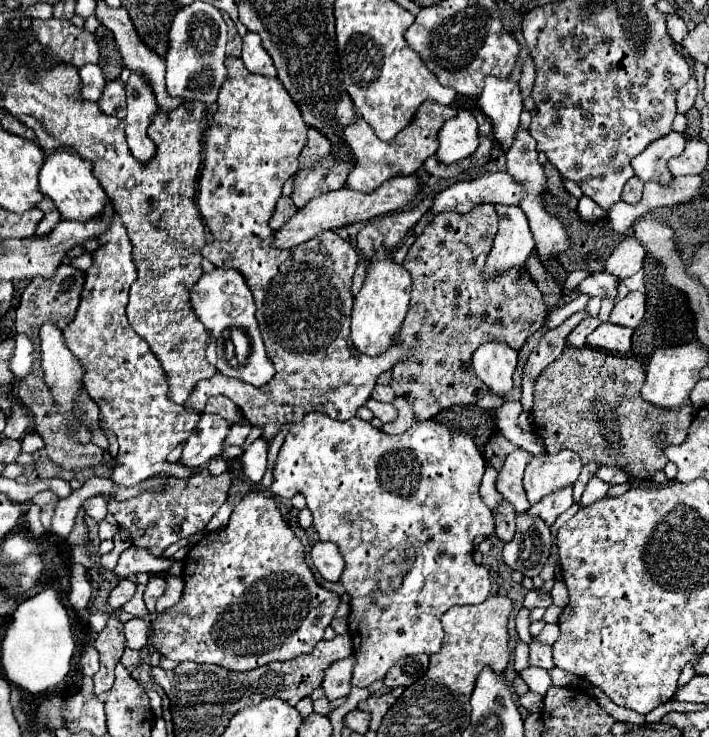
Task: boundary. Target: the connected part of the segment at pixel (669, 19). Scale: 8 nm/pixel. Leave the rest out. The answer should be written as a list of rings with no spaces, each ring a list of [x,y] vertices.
[[[666,14],[666,26],[668,26],[668,34],[676,40],[676,44],[680,44],[682,38],[688,34],[688,28],[678,14]]]

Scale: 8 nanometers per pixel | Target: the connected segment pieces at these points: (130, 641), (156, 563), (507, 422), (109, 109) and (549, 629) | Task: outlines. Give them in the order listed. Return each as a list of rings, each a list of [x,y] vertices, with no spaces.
[[[132,618],[124,623],[126,646],[130,646],[132,650],[142,650],[148,644],[148,634],[148,624],[142,618]]]
[[[130,546],[128,550],[122,552],[116,568],[114,568],[114,574],[118,578],[128,578],[132,574],[138,574],[138,572],[148,572],[148,574],[164,574],[166,570],[172,568],[176,560],[174,558],[156,558],[152,556],[150,552],[146,552],[144,548],[136,548],[136,546]]]
[[[518,400],[514,402],[504,402],[500,408],[494,410],[494,416],[498,420],[498,428],[502,432],[504,438],[508,438],[512,444],[516,444],[518,448],[524,448],[528,452],[532,452],[534,456],[536,454],[542,454],[546,452],[544,450],[544,444],[534,436],[534,434],[528,434],[524,432],[520,426],[518,426],[518,416],[522,412],[522,406]]]
[[[112,80],[106,84],[102,98],[98,100],[98,108],[108,116],[116,116],[116,118],[126,116],[126,92],[122,80]]]
[[[557,623],[546,624],[542,632],[537,637],[535,637],[535,639],[538,640],[539,642],[542,642],[543,644],[553,646],[558,636],[559,636],[559,625]]]

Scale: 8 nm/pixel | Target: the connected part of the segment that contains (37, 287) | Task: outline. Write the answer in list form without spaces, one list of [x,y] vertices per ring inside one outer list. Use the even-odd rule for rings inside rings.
[[[60,264],[52,278],[38,278],[36,276],[20,296],[20,306],[16,310],[14,330],[18,334],[26,334],[32,340],[32,344],[38,348],[38,330],[42,324],[54,322],[62,330],[64,326],[68,326],[74,320],[76,308],[80,304],[84,280],[86,280],[86,274],[70,264]]]

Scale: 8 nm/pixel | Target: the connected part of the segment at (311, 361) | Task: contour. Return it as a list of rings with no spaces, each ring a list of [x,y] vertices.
[[[226,56],[226,68],[228,68],[228,76],[220,88],[220,94],[218,94],[218,110],[214,114],[214,124],[208,128],[208,132],[204,134],[204,166],[202,166],[202,174],[200,174],[200,186],[198,186],[198,210],[204,218],[204,222],[208,224],[210,232],[214,234],[214,242],[212,244],[206,244],[202,248],[202,256],[208,258],[216,268],[234,268],[234,270],[240,270],[248,282],[248,288],[252,290],[252,296],[254,296],[254,302],[256,302],[256,320],[260,324],[260,332],[262,332],[262,338],[264,338],[264,344],[266,344],[266,352],[270,356],[270,360],[274,362],[276,366],[276,376],[260,388],[260,392],[250,392],[250,386],[242,380],[236,380],[236,378],[228,378],[228,376],[222,376],[222,374],[216,374],[212,376],[210,380],[200,380],[194,388],[194,392],[190,394],[188,402],[186,402],[186,408],[194,410],[196,414],[202,414],[204,412],[204,406],[208,402],[208,398],[212,396],[226,396],[230,398],[244,414],[244,418],[252,424],[252,426],[262,426],[264,428],[264,438],[270,442],[274,438],[274,434],[286,424],[286,422],[300,422],[304,414],[308,412],[322,412],[330,418],[336,418],[336,420],[348,420],[352,416],[356,416],[356,410],[360,406],[364,406],[364,402],[370,398],[372,394],[372,388],[376,384],[376,378],[378,374],[390,370],[396,362],[402,362],[406,358],[410,358],[410,354],[414,354],[414,346],[390,346],[388,350],[384,350],[382,354],[378,356],[368,356],[368,354],[360,354],[358,350],[354,350],[354,344],[350,342],[350,312],[352,312],[352,276],[354,276],[354,270],[356,270],[356,264],[358,264],[358,252],[354,250],[354,246],[348,242],[348,240],[342,240],[336,232],[322,232],[322,234],[316,234],[314,238],[310,238],[308,242],[304,244],[298,244],[294,248],[288,248],[288,250],[280,250],[280,248],[274,248],[272,242],[274,242],[274,230],[268,226],[272,214],[274,214],[274,206],[278,202],[278,198],[282,196],[282,184],[292,178],[296,172],[298,172],[298,156],[300,152],[304,150],[306,146],[306,132],[308,132],[308,124],[302,120],[300,116],[300,108],[298,104],[290,98],[288,90],[282,86],[282,82],[278,78],[266,78],[262,74],[252,74],[246,70],[242,58],[232,58],[232,56]]]

